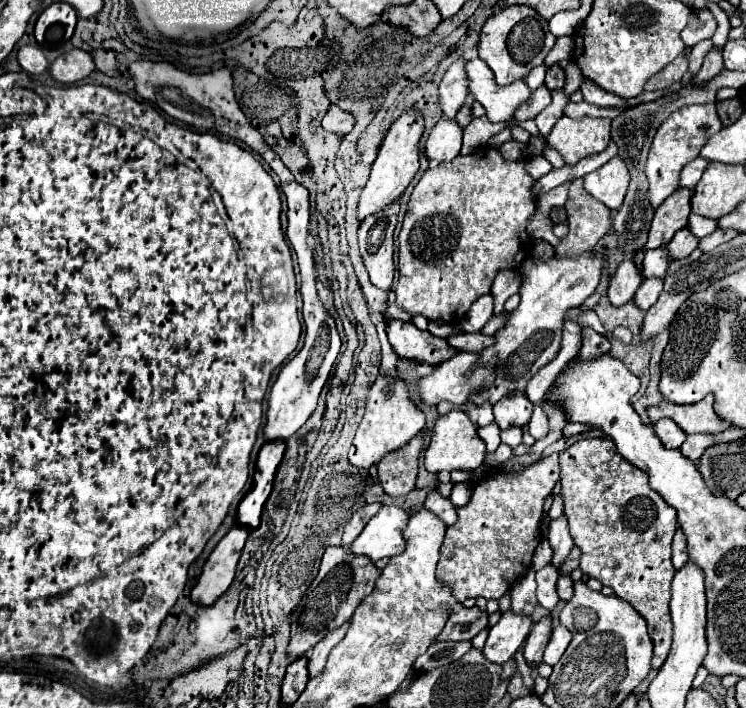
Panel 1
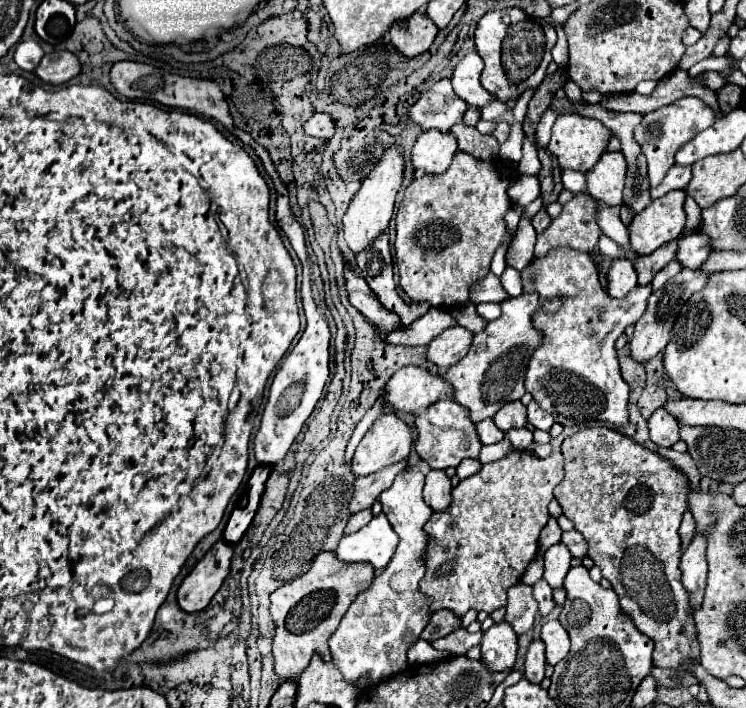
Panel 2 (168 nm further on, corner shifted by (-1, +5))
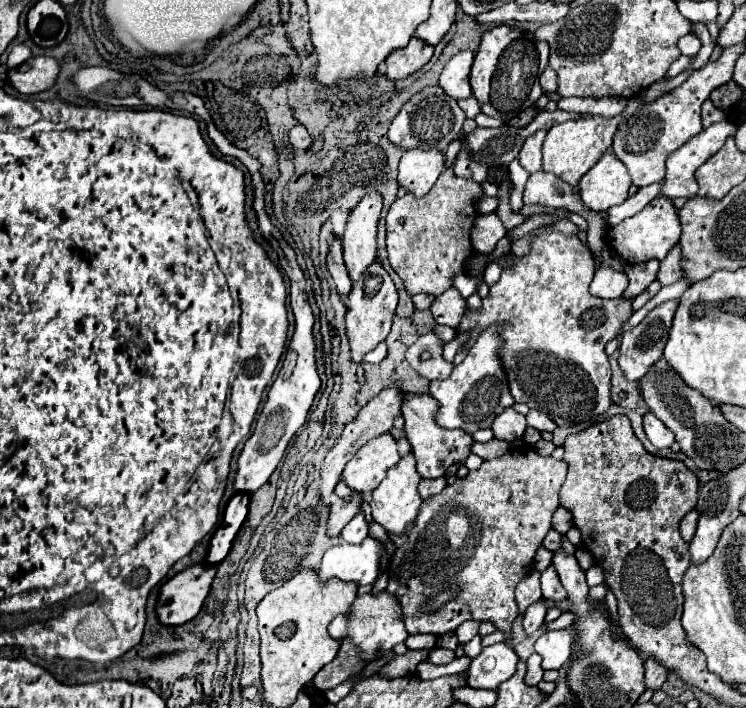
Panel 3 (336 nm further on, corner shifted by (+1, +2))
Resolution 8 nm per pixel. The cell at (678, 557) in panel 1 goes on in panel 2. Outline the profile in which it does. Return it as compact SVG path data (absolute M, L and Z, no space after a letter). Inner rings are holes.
M690 511L684 513L684 519L682 519L682 525L680 525L680 537L682 537L682 551L690 545L692 537L696 533L696 523L694 523L694 517Z

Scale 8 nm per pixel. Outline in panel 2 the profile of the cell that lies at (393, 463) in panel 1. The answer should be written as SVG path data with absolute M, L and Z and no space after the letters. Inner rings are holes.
M400 461L396 465L390 465L388 469L382 469L374 475L368 475L368 477L356 477L356 483L354 483L354 493L352 493L352 499L350 499L350 505L348 505L348 513L354 515L362 509L370 509L372 503L378 499L378 495L388 489L388 485L392 485L394 477L406 467L406 461Z

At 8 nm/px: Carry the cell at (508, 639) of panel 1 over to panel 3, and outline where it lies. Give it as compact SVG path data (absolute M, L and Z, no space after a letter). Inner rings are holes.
M504 642L482 648L468 668L468 686L496 690L504 680L516 672L518 656Z

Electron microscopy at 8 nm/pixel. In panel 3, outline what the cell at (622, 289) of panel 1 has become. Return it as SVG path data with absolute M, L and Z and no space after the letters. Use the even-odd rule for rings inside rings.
M600 266L590 284L590 294L598 298L620 298L626 290L626 274L608 266Z

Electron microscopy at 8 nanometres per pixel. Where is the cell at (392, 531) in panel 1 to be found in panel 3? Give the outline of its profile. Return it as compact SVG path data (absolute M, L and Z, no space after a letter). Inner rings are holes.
M368 536L362 544L346 544L344 540L326 550L318 576L320 580L340 578L356 584L372 584L380 574L382 544Z

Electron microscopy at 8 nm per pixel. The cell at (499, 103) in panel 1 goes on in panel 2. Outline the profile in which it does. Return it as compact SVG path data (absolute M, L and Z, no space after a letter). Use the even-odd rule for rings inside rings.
M470 51L454 69L452 73L452 87L454 93L464 99L468 105L482 107L492 103L492 97L488 97L488 91L480 85L480 73L484 63L480 61L480 55L476 51Z

